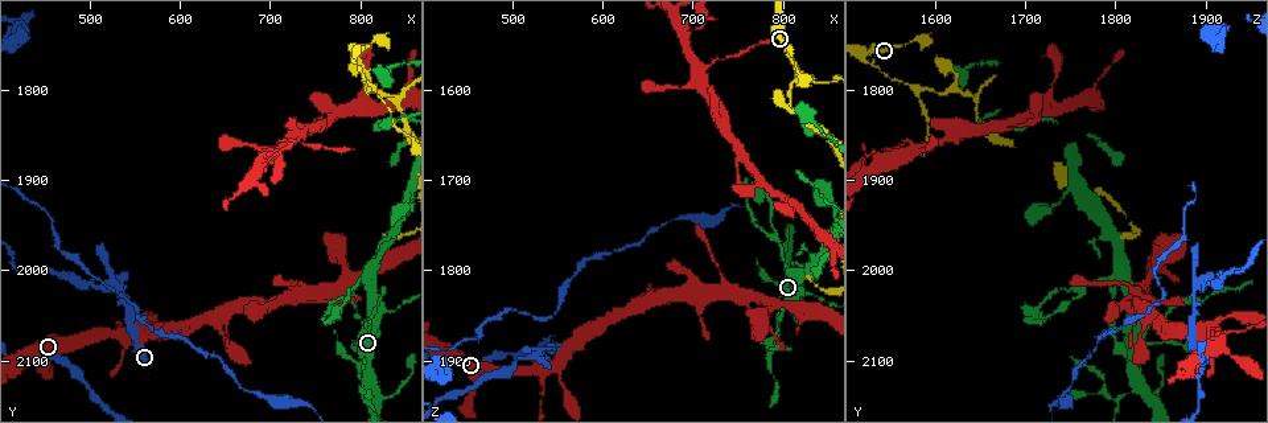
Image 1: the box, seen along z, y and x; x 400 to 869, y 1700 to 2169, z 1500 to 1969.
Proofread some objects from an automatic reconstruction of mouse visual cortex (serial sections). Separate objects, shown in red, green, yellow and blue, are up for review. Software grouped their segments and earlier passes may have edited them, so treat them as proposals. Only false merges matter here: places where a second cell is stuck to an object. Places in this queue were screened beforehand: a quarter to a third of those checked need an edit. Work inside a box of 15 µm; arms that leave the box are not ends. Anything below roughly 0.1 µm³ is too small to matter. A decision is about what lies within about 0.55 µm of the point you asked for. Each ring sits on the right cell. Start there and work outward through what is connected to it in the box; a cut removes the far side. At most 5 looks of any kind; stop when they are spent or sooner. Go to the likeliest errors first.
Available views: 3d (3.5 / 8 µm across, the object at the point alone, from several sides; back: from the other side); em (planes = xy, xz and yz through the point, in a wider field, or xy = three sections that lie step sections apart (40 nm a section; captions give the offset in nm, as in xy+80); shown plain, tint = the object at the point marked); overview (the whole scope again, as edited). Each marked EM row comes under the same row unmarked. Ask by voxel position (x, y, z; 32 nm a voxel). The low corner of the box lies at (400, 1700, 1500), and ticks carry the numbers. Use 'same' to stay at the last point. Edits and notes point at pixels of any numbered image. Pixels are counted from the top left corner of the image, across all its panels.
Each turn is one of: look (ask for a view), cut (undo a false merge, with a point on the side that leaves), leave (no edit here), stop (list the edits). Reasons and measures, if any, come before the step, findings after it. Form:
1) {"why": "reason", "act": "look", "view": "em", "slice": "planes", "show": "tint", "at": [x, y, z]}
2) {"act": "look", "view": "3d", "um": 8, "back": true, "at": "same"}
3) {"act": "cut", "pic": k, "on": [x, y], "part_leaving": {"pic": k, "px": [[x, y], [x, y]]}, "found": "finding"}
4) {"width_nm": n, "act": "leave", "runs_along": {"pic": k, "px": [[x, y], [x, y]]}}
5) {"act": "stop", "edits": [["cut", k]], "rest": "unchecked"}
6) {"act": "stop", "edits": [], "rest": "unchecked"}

{"act": "look", "view": "3d", "um": 8, "back": true, "at": [810, 1795, 1575]}

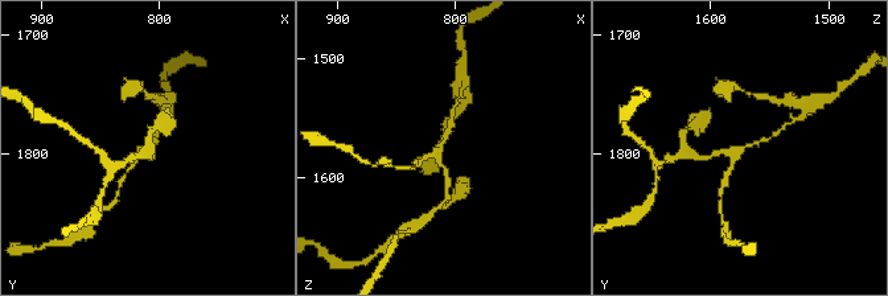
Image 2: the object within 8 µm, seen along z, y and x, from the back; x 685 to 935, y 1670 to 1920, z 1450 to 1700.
{"why": "zoom in", "act": "look", "view": "3d", "um": 3.5, "at": [814, 1798, 1576]}

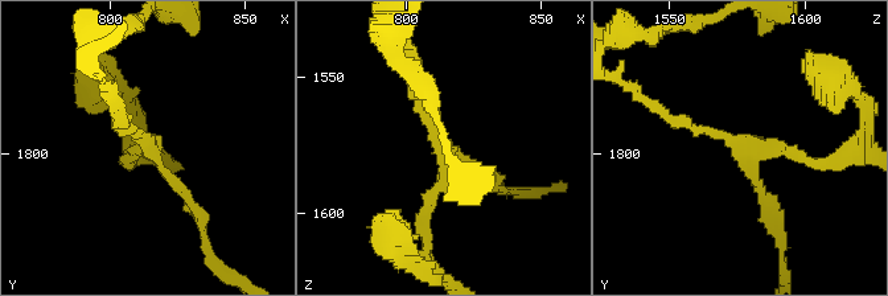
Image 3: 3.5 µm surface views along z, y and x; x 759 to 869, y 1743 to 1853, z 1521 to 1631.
{"arms": 3, "arm_widths_nm": [150, 150, 150], "act": "look", "view": "em", "slice": "xy", "step": 3, "show": "tint", "at": [815, 1797, 1576]}

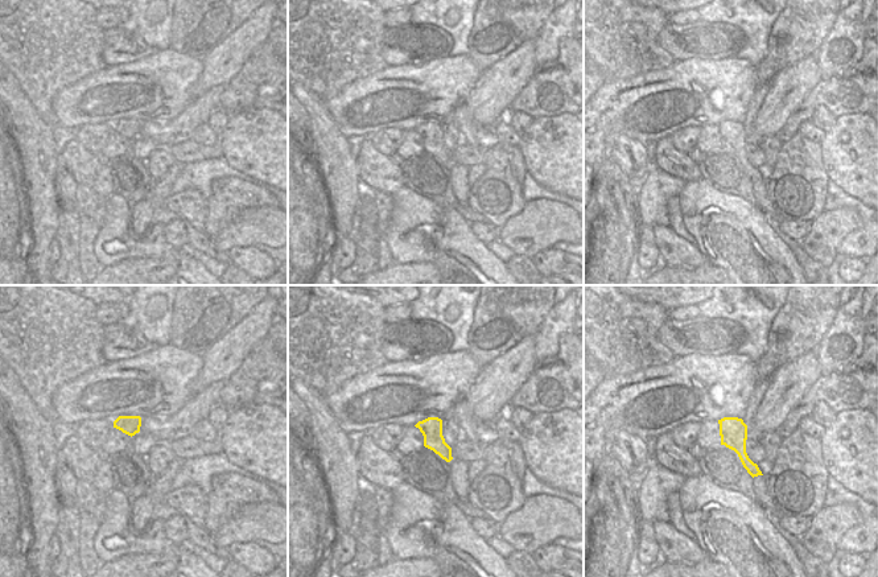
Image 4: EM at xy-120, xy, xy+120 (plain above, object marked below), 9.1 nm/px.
{"act": "leave", "runs_along": {"pic": 3, "px": [[671, 120], [819, 164]]}, "found": "one cell here"}

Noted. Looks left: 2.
{"why": "abrupt turn", "act": "look", "view": "em", "slice": "xy", "step": 1, "show": "tint", "at": [525, 2020, 1890]}

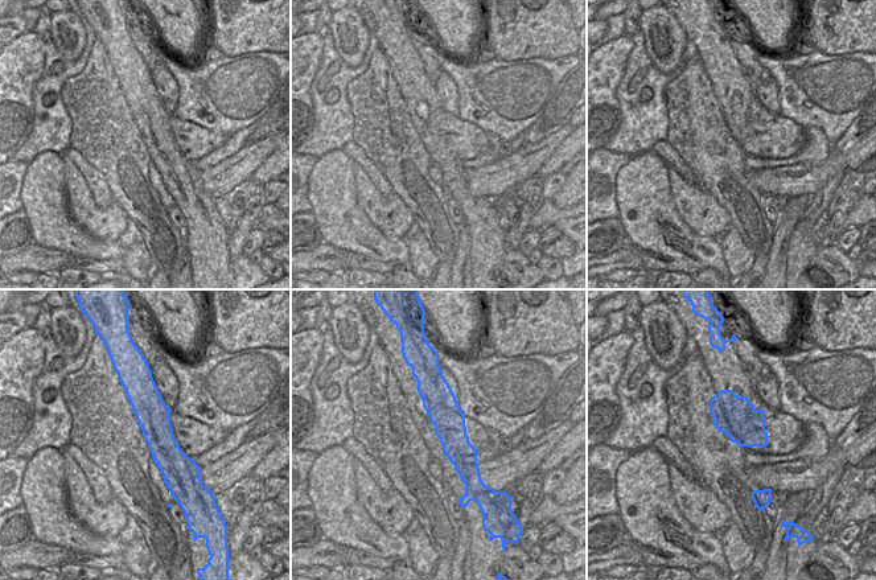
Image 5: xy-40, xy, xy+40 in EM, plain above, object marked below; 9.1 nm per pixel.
{"why": "see where the arms go", "act": "look", "view": "3d", "um": 3.5, "back": true, "at": "same"}

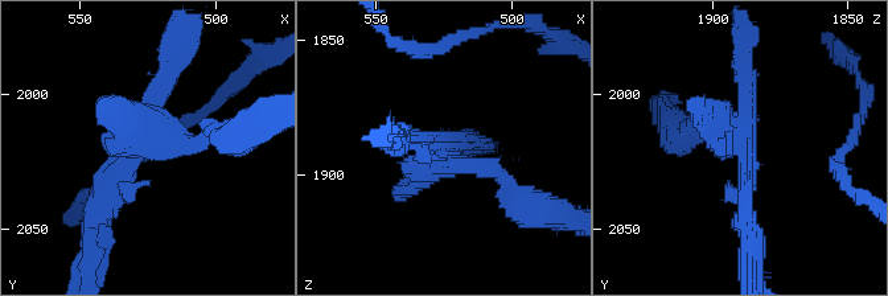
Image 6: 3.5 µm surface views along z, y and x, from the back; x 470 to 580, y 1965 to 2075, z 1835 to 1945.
{"width_nm": 300, "act": "cut", "pic": 6, "on": [115, 127], "part_leaving": {"pic": 6, "px": [[139, 140], [196, 144], [245, 132]]}, "found": "two cells meet here"}

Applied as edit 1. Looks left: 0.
{"act": "stop", "edits": [["cut", 6]], "rest": "unchecked"}

